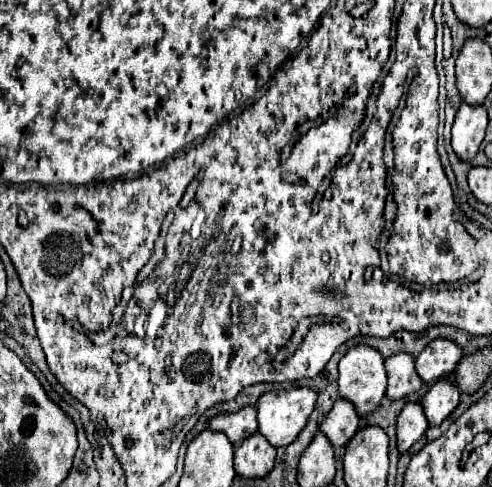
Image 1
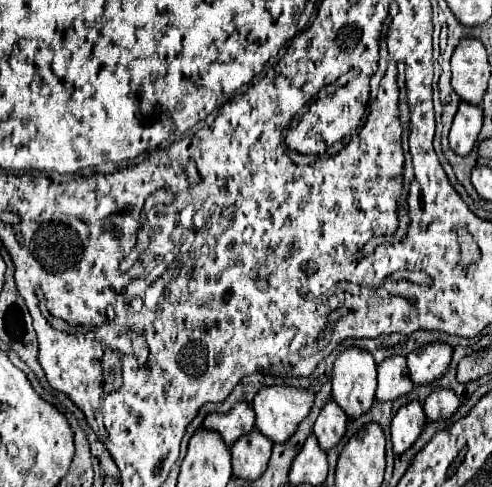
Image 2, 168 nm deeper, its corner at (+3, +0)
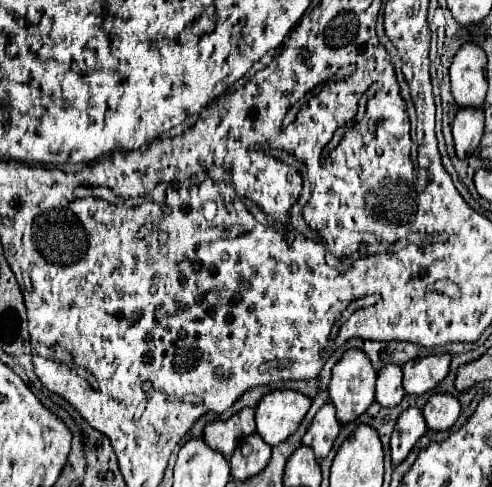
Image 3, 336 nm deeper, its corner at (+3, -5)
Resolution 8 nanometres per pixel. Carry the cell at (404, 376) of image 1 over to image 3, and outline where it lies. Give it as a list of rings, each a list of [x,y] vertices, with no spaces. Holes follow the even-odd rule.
[[[387,365],[377,373],[377,393],[375,399],[383,407],[395,407],[401,403],[405,391],[401,385],[403,373],[399,365]]]

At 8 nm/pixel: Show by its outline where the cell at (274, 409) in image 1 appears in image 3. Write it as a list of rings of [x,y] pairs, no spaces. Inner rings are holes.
[[[271,391],[259,401],[255,409],[257,433],[271,447],[279,445],[297,431],[309,407],[311,399],[299,391]]]

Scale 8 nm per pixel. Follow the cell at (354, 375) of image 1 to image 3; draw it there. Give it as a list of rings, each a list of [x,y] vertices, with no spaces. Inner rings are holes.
[[[349,349],[335,363],[329,395],[337,407],[339,423],[355,421],[375,401],[375,377],[367,355],[359,349]]]

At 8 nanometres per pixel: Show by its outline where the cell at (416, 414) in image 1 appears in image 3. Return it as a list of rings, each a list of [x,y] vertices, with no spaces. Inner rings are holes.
[[[409,407],[399,415],[393,435],[391,435],[391,461],[393,461],[393,465],[399,465],[409,455],[409,451],[413,449],[413,445],[419,441],[419,437],[425,431],[427,431],[427,425],[425,425],[421,409]]]

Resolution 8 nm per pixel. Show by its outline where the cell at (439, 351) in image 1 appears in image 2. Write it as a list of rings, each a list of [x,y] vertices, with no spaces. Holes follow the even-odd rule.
[[[443,342],[425,344],[407,356],[407,368],[413,384],[429,384],[441,378],[451,362],[453,348]]]

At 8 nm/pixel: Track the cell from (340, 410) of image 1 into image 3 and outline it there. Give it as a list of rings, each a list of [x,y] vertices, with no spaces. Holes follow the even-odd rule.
[[[325,403],[313,417],[307,433],[303,435],[303,445],[311,447],[317,459],[323,459],[331,451],[333,441],[339,435],[339,429],[341,429],[341,425],[335,419],[333,403]]]

